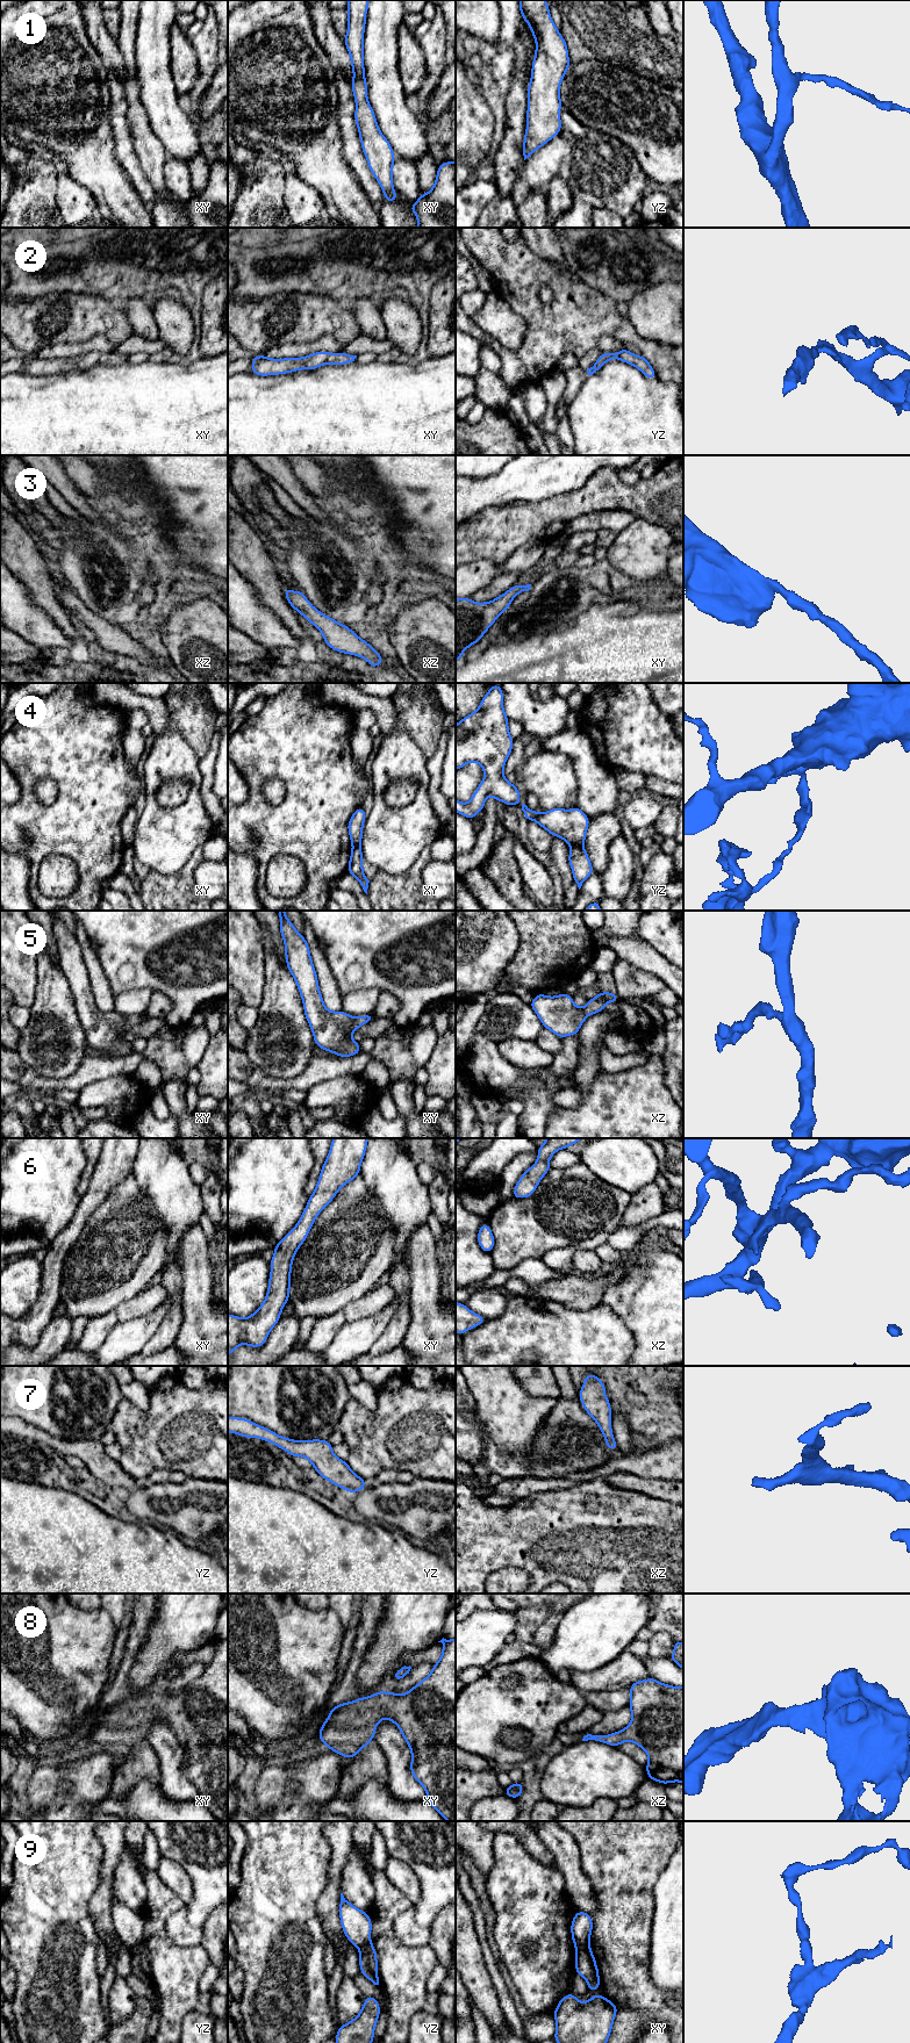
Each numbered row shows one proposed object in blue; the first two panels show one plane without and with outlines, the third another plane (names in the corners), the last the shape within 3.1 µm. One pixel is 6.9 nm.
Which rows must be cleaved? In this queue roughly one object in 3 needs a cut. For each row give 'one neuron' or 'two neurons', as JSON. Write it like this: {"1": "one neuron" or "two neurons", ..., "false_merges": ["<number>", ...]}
{"1": "one neuron", "2": "one neuron", "3": "one neuron", "4": "two neurons", "5": "one neuron", "6": "one neuron", "7": "one neuron", "8": "one neuron", "9": "two neurons", "false_merges": ["4", "9"]}

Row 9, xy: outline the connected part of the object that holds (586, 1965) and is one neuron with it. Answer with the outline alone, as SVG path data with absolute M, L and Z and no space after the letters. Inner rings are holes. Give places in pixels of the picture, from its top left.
M589 1945L575 1948L575 1972L586 1979L589 1991L596 1991L600 1987L599 1969Z

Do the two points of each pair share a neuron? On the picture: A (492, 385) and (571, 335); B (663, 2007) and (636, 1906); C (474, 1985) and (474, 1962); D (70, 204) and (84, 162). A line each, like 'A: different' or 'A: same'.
A: different
B: same
C: same
D: different

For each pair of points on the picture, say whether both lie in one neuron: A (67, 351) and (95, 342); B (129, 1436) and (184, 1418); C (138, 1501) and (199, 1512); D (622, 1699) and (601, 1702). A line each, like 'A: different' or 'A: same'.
A: same
B: same
C: same
D: same

